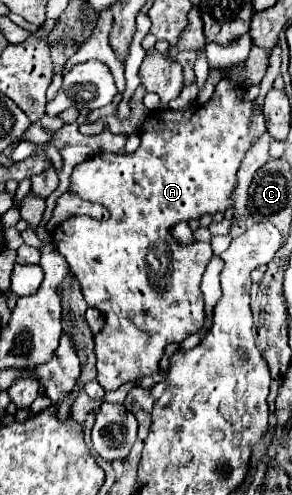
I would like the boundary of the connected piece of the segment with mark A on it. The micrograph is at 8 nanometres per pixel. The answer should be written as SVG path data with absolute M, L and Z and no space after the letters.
M233 64L225 70L211 70L209 76L207 76L207 82L205 86L199 90L199 100L187 108L187 110L151 110L145 118L145 122L141 124L139 128L139 138L141 138L141 144L139 148L133 152L133 154L111 154L111 152L99 152L91 158L87 158L85 162L77 164L73 174L71 174L71 186L69 190L79 194L83 200L89 200L89 202L97 202L101 206L105 206L109 210L109 220L95 220L91 216L71 216L69 220L65 220L63 224L59 224L55 230L53 230L53 244L55 248L59 250L61 256L65 256L65 260L69 262L69 268L71 268L71 274L79 280L81 284L81 292L85 296L85 302L91 306L91 308L97 308L101 314L105 314L105 326L99 334L95 334L95 354L97 354L97 382L109 392L109 390L117 390L121 384L125 382L133 382L141 376L147 376L147 374L155 374L159 372L159 360L163 356L163 348L171 342L183 342L189 334L195 334L199 328L203 328L203 322L205 322L205 302L203 302L203 292L201 292L201 276L205 272L205 266L207 262L211 260L213 252L211 252L211 244L207 242L193 242L193 244L187 244L187 246L181 246L179 242L175 242L175 238L171 236L171 228L177 224L177 222L183 222L183 218L201 218L203 214L217 214L217 212L225 212L227 208L233 206L233 200L231 200L231 192L233 188L237 186L237 170L239 170L239 164L245 156L245 152L253 146L253 142L263 134L267 132L267 126L265 126L265 118L261 114L259 108L253 106L253 102L247 102L245 100L245 94L247 94L247 84L243 80L243 74L245 74L245 64Z

